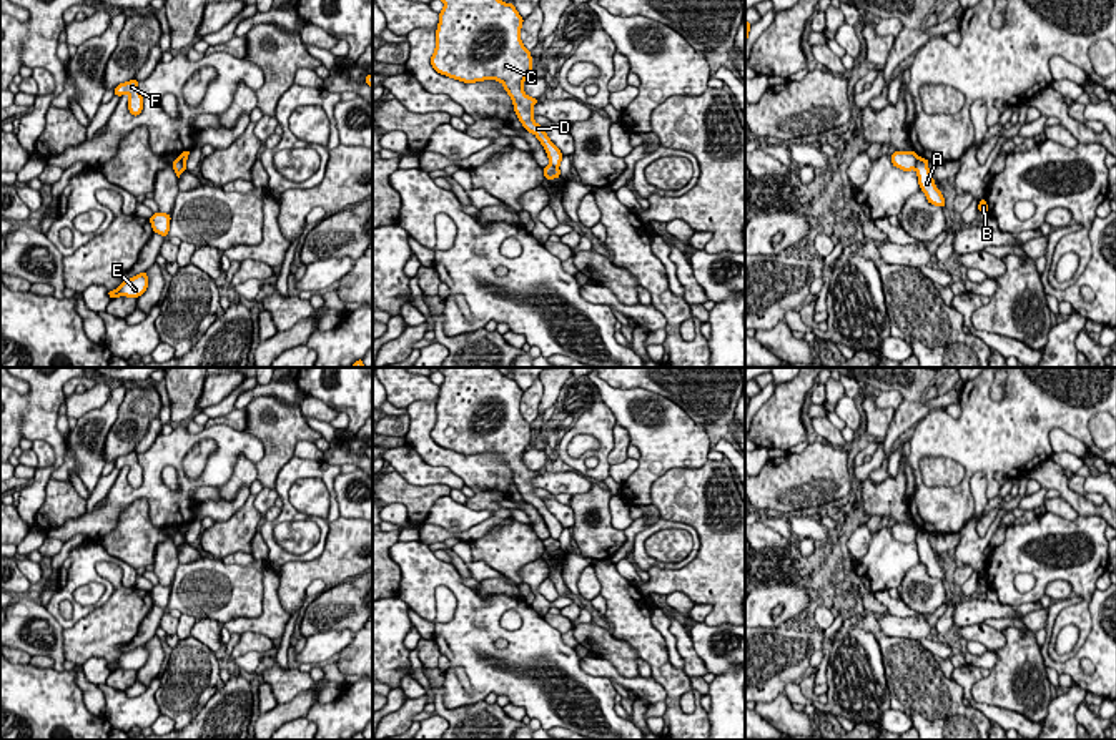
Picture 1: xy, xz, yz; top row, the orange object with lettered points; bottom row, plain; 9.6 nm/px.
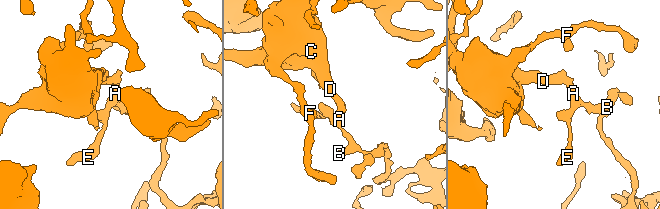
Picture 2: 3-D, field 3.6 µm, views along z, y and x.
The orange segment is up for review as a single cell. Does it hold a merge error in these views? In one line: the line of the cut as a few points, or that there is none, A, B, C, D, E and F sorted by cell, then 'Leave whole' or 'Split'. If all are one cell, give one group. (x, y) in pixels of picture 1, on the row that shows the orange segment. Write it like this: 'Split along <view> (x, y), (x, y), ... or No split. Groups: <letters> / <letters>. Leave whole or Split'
Split along yz (918, 157), (913, 168). Groups: A B E / C D F. Split

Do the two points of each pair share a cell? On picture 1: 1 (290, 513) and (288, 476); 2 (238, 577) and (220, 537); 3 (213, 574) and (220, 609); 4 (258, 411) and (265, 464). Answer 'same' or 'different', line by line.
1: same
2: different
3: same
4: same

